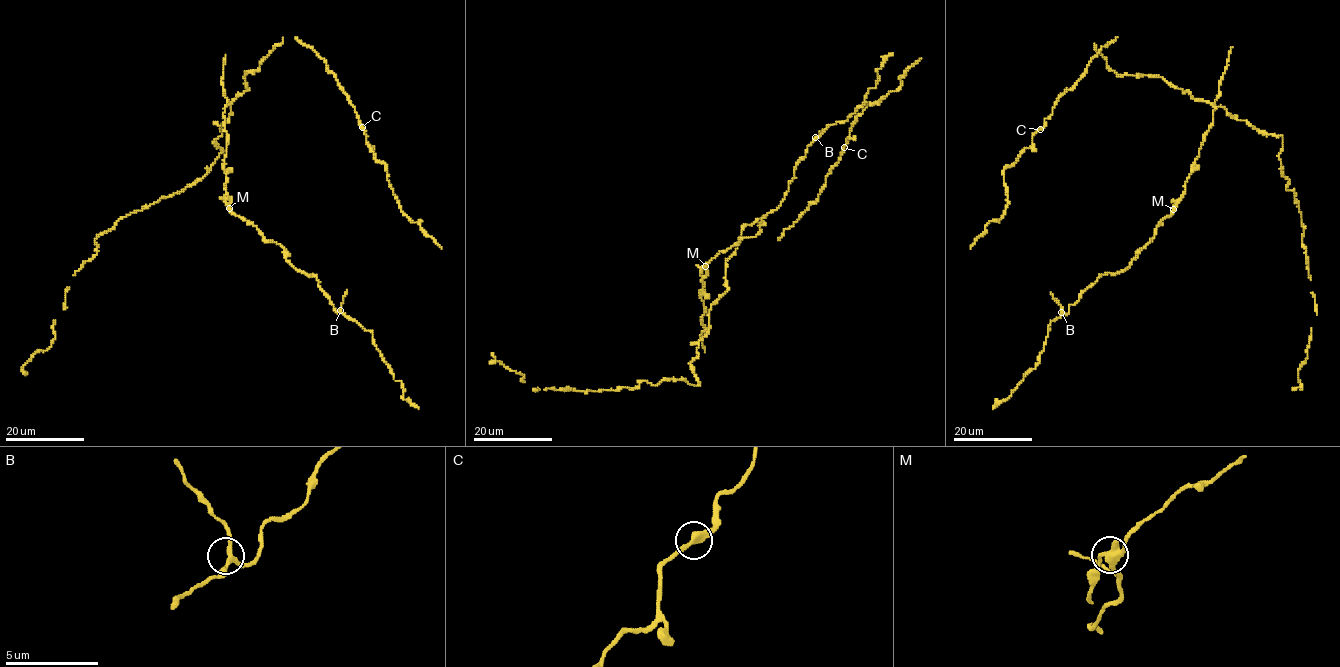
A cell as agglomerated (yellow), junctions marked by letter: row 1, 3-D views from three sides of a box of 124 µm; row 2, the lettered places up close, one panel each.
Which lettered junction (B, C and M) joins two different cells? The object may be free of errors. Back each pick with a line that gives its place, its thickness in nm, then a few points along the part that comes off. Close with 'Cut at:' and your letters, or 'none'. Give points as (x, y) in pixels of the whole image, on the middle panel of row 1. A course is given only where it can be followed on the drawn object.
M: (705, 266) | 360 nm
Cut at: M

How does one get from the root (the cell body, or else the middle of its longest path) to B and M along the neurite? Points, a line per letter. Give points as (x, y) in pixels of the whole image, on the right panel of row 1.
B: (1213, 105), (1212, 125), (1173, 212), (1156, 227), (1155, 236), (1129, 267), (1101, 275), (1068, 312), (1061, 312)
M: (1213, 105), (1212, 125), (1191, 167), (1185, 191), (1173, 209)

